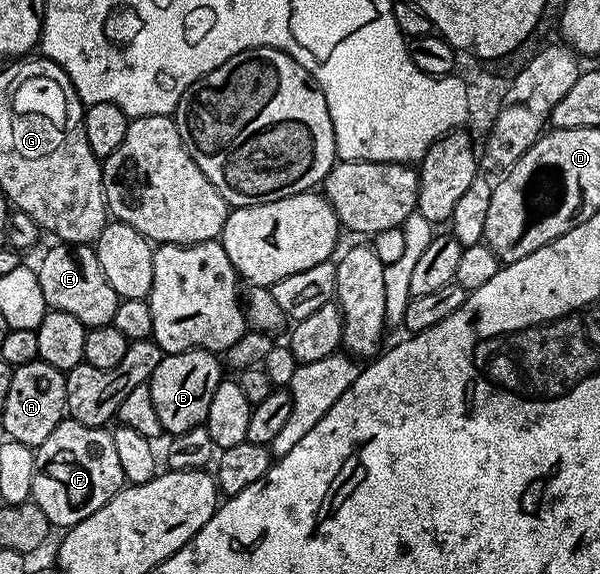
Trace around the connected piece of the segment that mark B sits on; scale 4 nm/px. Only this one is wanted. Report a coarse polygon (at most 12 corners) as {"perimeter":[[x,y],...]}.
{"perimeter":[[210,349],[168,353],[151,373],[164,434],[204,424],[221,380]]}

